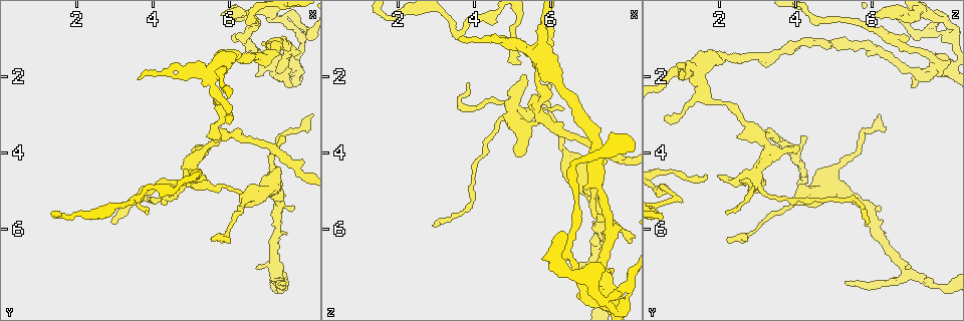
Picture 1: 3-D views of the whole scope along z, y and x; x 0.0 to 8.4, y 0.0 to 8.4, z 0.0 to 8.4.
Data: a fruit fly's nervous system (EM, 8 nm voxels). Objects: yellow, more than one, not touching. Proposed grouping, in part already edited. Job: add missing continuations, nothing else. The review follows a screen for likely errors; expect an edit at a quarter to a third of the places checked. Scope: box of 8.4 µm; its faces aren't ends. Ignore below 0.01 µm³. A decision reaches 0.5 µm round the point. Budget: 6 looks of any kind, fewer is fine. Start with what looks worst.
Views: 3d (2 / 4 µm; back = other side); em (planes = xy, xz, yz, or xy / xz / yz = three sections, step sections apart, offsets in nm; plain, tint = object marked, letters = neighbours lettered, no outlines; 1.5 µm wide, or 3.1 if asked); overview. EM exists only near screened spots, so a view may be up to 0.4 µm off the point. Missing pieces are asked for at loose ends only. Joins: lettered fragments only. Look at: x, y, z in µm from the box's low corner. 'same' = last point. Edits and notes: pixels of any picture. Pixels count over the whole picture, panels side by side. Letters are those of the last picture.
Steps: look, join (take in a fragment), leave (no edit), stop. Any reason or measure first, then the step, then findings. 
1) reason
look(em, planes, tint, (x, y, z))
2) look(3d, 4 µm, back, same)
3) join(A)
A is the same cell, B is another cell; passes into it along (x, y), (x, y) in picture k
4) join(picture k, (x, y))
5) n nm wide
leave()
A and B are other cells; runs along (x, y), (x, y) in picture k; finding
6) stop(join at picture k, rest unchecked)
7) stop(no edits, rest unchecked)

branch stops here
look(em, planes, letters, (5.20, 4.60, 1.70))

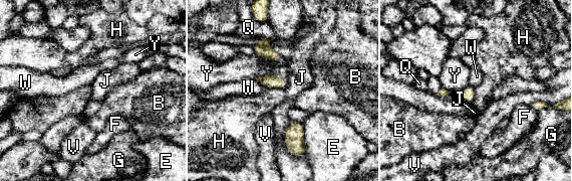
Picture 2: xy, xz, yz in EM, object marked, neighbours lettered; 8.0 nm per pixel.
100 nm wide
leave()
B, E, F, G, H, J, Q, V, W and Y are other cells; border along (282, 86), (268, 88) in picture 2; none of them fits

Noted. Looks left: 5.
an open end
look(3d, 4 µm, (6.70, 7.00, 6.90))

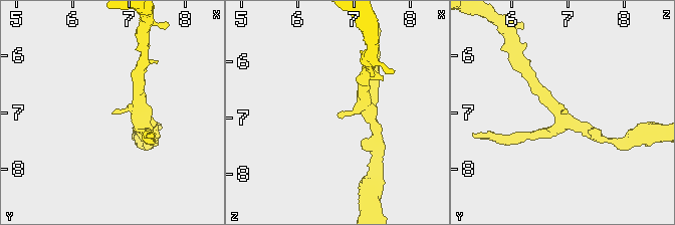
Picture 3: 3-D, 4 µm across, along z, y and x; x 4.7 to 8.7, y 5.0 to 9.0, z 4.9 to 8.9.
arms of 220, 220 nm; now the EM
look(em, planes, letters, (6.70, 7.00, 6.95))

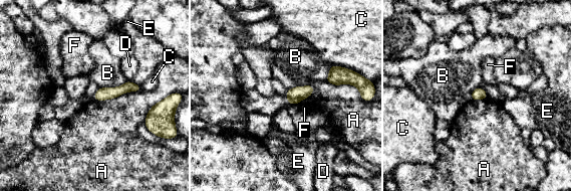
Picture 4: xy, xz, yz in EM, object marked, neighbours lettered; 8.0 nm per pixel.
leave()
A, B, C, D, E and F are other cells; runs along (138, 87), (125, 87), (96, 97) in picture 4; none of them fits

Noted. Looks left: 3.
branch stops here
look(em, yz, step 8, letters, (7.80, 0.75, 7.60))

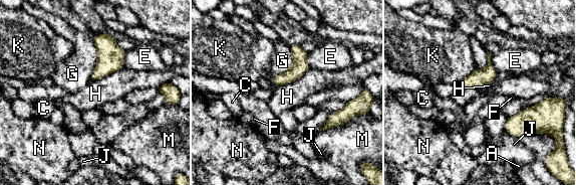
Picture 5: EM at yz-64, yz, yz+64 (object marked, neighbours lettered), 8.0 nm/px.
leave()
A, C, E, F, G, H, J, K, M and N are other cells; no lettered fragment goes on from it

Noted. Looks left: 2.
stop(no edits, rest unchecked)

